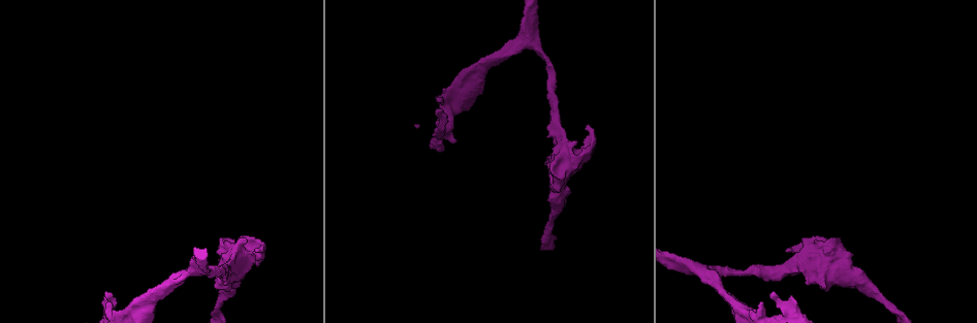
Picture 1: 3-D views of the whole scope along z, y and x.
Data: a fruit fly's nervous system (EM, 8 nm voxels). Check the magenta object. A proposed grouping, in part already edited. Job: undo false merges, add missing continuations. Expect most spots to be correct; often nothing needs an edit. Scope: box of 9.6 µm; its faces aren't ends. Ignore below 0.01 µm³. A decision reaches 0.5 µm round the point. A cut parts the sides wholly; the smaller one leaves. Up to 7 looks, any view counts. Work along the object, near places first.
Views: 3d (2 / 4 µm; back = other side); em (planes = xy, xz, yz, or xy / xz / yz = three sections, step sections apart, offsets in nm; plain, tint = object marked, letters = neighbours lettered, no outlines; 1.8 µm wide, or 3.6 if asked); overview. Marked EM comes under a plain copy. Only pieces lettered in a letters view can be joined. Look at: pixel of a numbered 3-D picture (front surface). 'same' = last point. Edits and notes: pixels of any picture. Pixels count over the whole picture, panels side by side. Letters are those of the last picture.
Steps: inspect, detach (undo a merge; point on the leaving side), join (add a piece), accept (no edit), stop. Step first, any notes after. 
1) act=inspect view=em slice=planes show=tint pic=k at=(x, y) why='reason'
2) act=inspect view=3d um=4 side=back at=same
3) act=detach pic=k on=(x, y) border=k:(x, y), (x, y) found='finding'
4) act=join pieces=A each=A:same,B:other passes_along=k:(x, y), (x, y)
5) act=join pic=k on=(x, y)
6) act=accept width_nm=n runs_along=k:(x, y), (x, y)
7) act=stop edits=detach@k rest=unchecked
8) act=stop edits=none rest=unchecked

act=inspect view=em slice=planes show=letters pic=1 at=(439, 128) why='sharp bend'

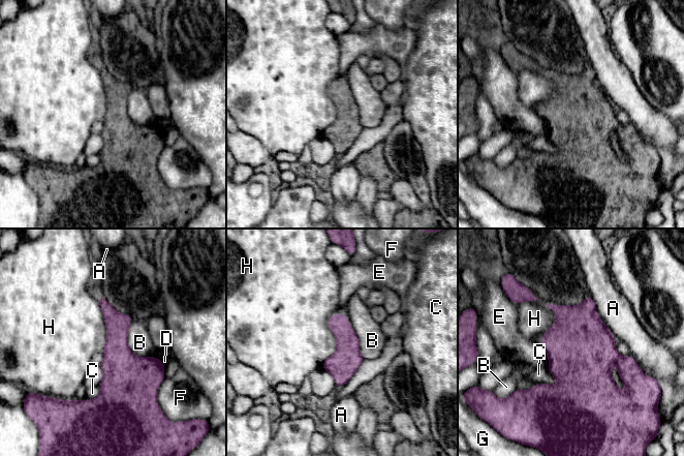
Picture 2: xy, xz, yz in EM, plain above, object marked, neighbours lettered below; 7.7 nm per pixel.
act=accept width_nm=220 each=A:other,B:other,C:other,D:other,E:other,F:other,G:other,H:other border=2:(339, 313), (320, 366) found='continuous, no second neuron'

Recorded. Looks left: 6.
act=inspect view=3d um=2 side=back pic=1 at=(197, 272) why='arms part here'

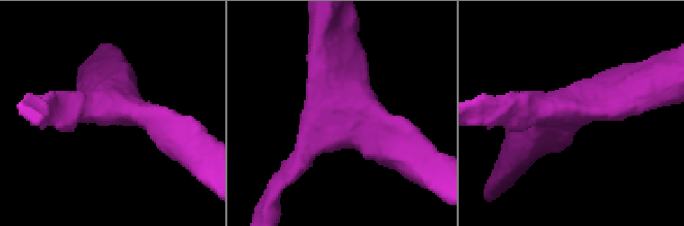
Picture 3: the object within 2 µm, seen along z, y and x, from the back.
act=inspect view=em slice=planes show=letters pic=3 at=(563, 108)

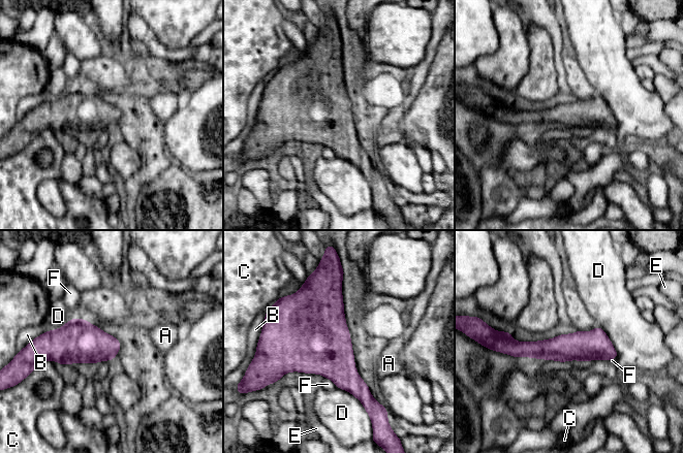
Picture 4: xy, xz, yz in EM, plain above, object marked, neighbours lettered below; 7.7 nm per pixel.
act=accept each=A:other,B:other,C:other,D:other,E:other,F:other arms=3 border=4:(324, 377), (328, 377), (336, 386) found='all the same neuron'

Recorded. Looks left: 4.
act=inspect view=3d um=2 pic=1 at=(790, 247)

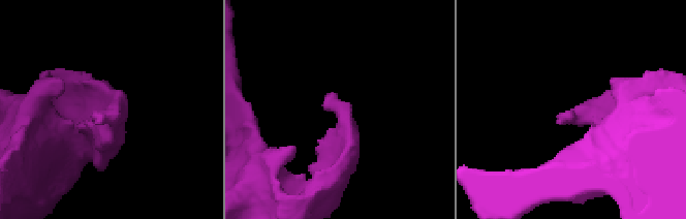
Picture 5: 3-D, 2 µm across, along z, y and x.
act=inspect view=em slice=planes show=letters pic=5 at=(325, 105)

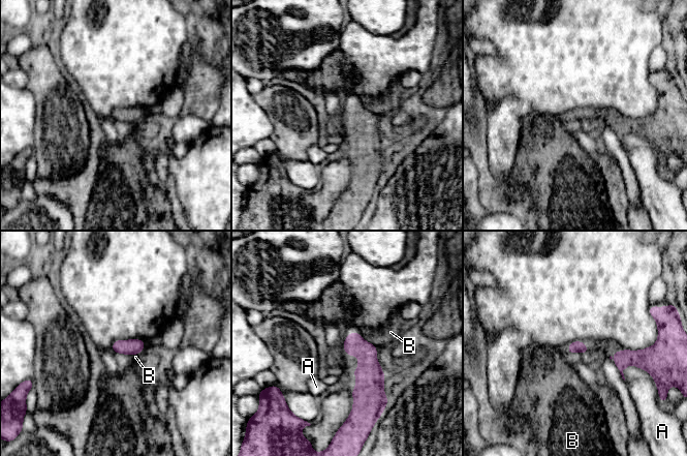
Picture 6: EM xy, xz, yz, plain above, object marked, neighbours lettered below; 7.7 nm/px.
act=accept each=A:other,B:other border=6:(145, 342), (145, 346), (132, 356) found='no lettered piece goes on from it'

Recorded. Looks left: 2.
act=stop edits=none rest=unchecked

